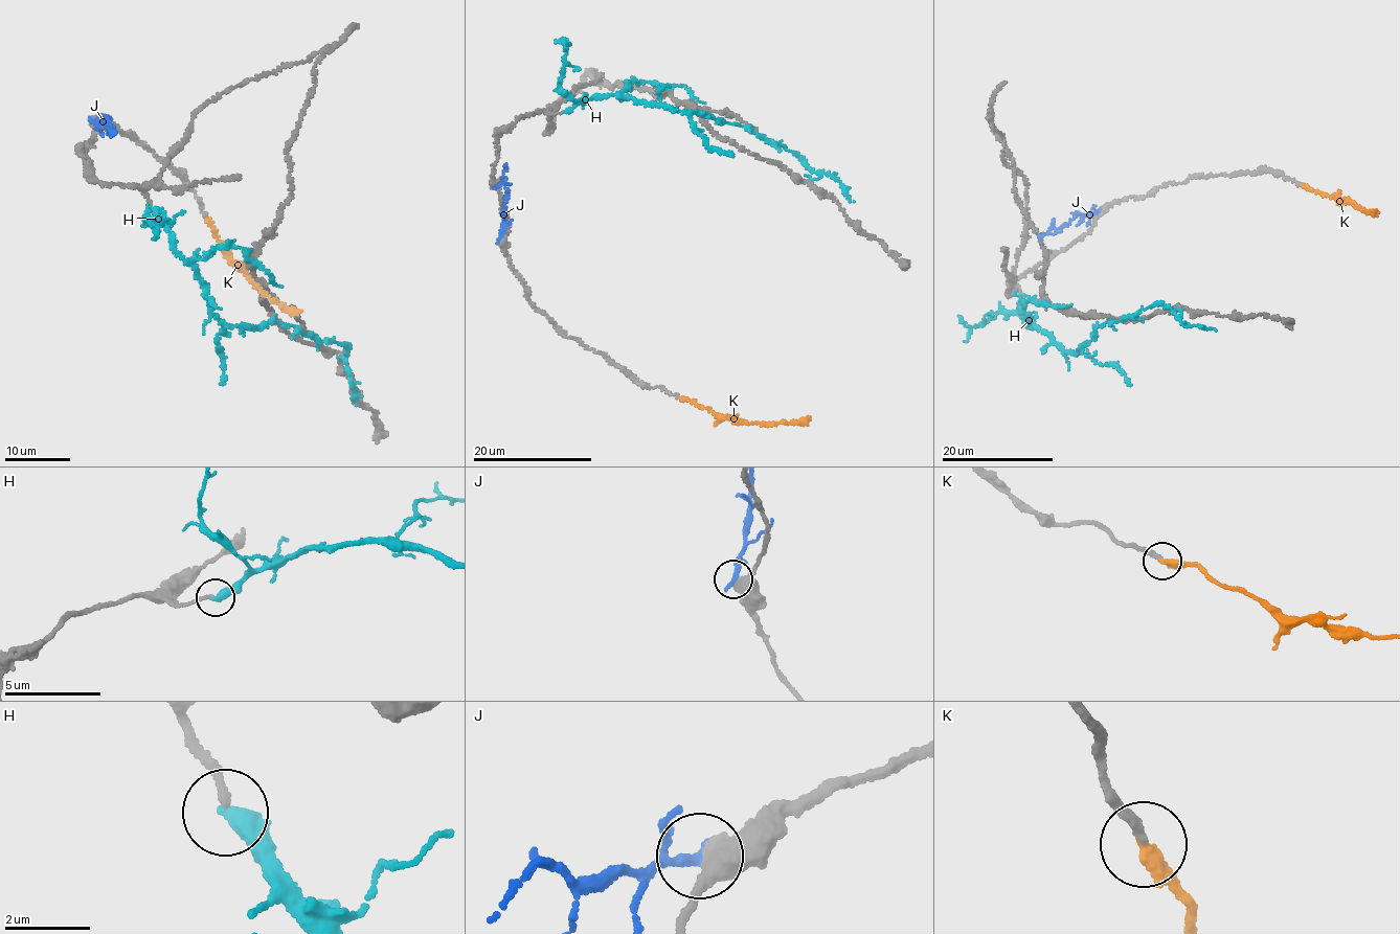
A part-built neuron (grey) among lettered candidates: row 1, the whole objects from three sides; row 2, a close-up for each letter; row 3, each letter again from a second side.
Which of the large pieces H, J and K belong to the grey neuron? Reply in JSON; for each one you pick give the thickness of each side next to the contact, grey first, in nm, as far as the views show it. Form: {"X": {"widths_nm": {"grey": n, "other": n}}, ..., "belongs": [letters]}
{"K": {"widths_nm": {"grey": 220, "other": 360}}, "belongs": ["K"]}

